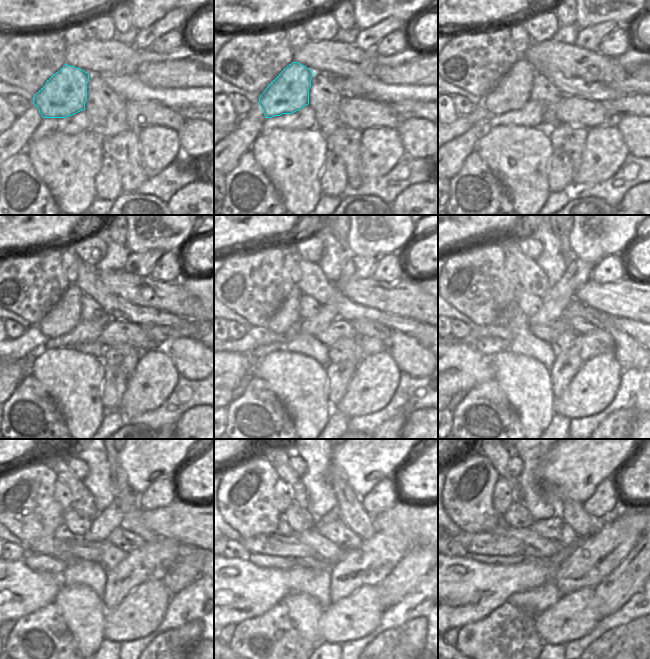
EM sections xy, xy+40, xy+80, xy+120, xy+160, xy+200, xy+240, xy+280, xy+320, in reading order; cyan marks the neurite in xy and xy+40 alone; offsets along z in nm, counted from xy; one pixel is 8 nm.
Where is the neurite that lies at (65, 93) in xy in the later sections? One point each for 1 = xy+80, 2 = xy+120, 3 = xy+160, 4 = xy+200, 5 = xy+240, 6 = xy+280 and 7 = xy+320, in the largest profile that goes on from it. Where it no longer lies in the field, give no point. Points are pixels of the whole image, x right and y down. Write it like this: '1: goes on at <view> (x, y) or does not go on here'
1: goes on at xy+80 (512, 93)
2: goes on at xy+120 (66, 314)
3: goes on at xy+160 (287, 316)
4: goes on at xy+200 (512, 318)
5: goes on at xy+240 (62, 531)
6: goes on at xy+280 (283, 529)
7: goes on at xy+320 (502, 522)

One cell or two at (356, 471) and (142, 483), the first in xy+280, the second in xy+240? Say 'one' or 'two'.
one

